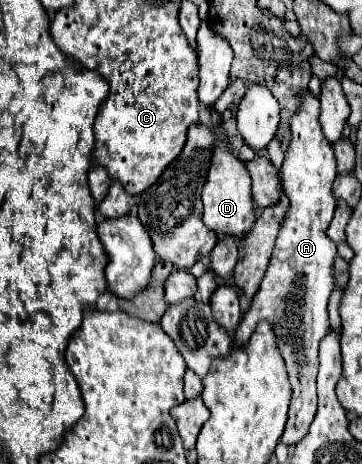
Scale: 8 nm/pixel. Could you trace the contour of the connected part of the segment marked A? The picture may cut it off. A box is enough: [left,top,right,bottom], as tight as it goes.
[234,92,336,446]

